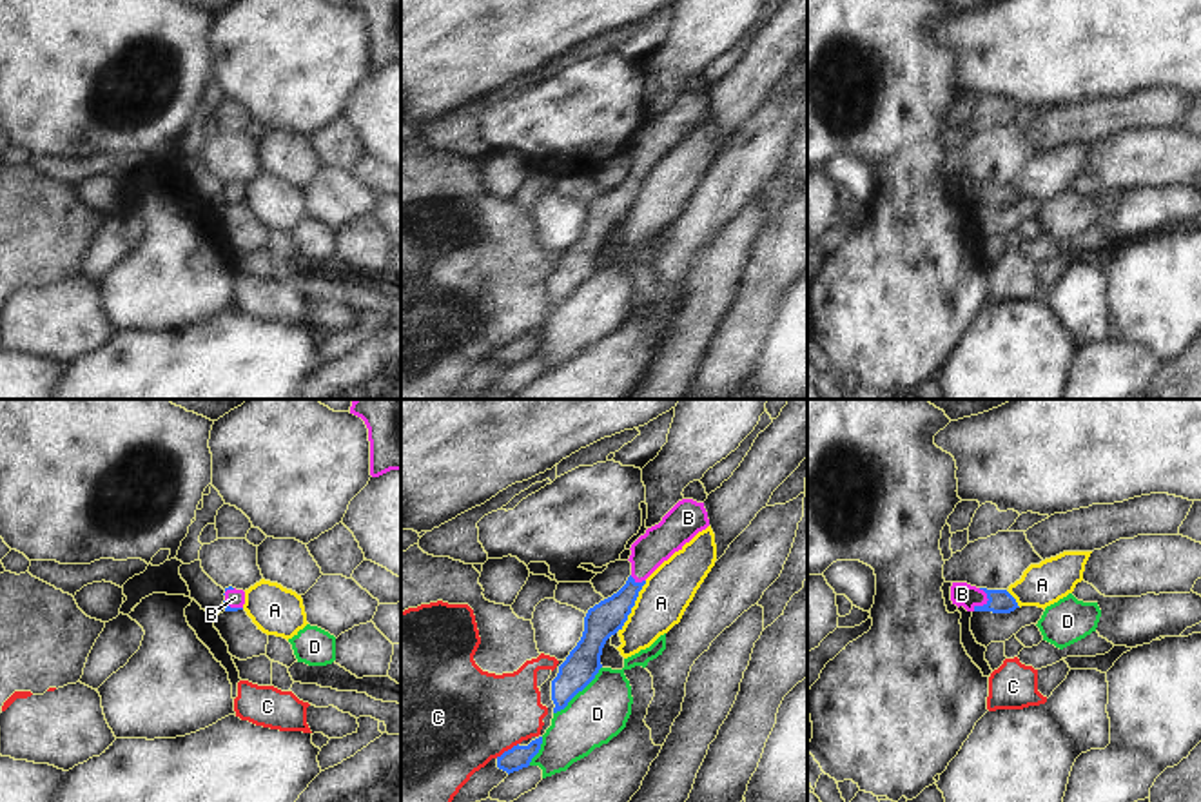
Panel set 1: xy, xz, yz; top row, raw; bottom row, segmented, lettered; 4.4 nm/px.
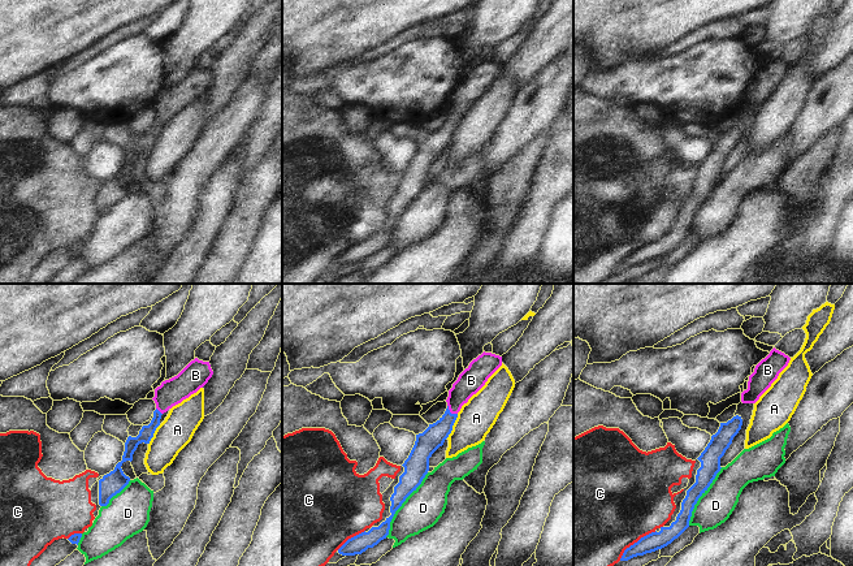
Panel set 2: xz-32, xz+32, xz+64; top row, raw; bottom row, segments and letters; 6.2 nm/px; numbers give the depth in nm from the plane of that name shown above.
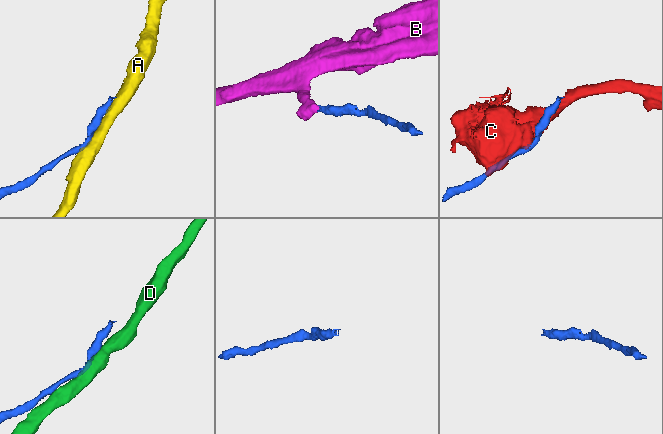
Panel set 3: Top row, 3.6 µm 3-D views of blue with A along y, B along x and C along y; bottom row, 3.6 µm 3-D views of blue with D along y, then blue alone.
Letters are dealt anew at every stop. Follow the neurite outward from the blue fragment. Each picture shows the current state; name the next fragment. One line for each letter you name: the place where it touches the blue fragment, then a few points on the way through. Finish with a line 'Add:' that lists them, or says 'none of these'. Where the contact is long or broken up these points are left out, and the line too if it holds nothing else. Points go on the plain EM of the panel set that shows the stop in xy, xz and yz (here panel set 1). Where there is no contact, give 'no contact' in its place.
B: contact yz (987, 195); way yz (1000, 195), (987, 195), (962, 187)
Add: B

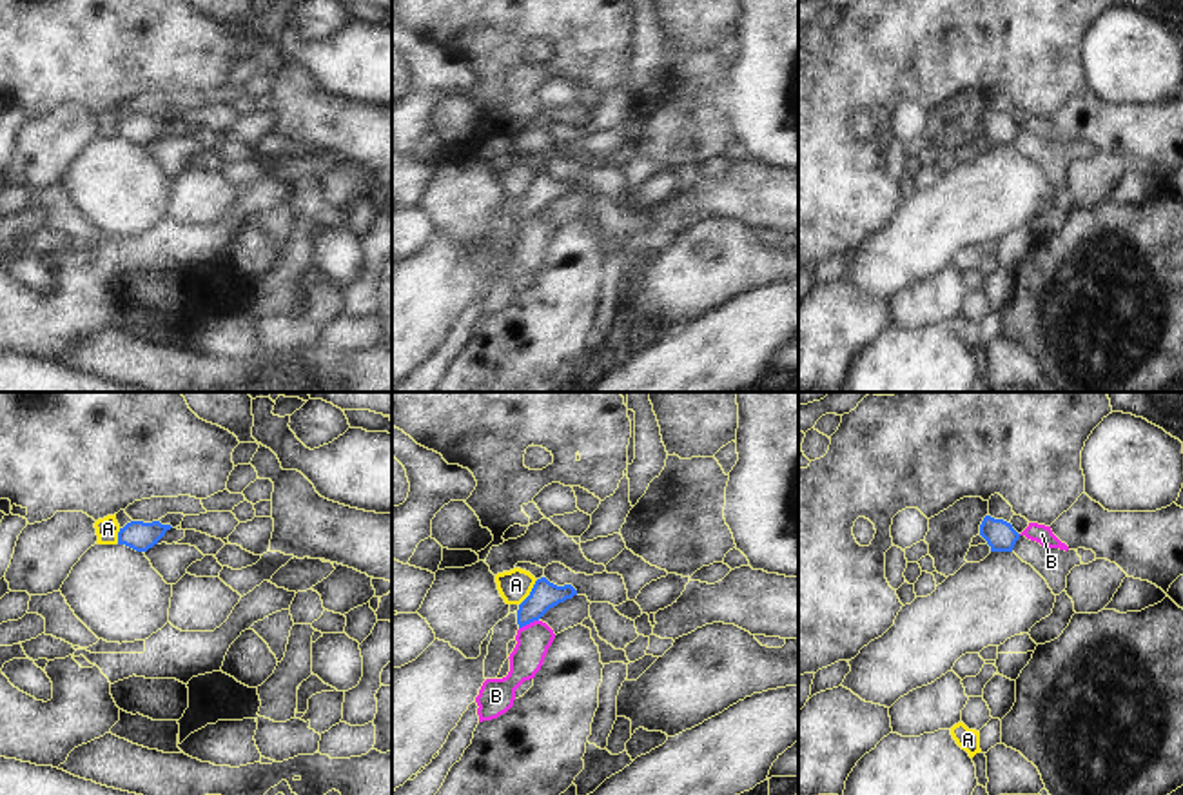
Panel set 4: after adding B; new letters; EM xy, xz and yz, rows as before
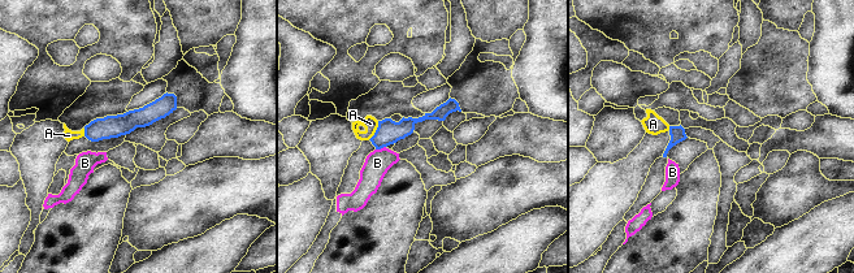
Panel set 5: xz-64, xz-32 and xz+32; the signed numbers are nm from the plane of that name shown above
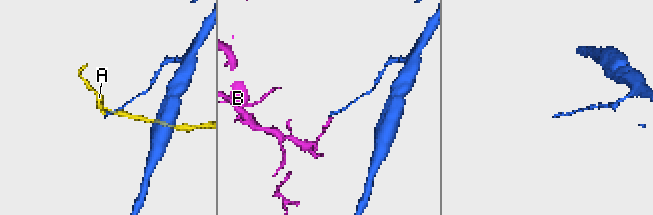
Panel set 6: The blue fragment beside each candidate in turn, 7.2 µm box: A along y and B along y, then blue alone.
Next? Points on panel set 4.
Add: none of these

